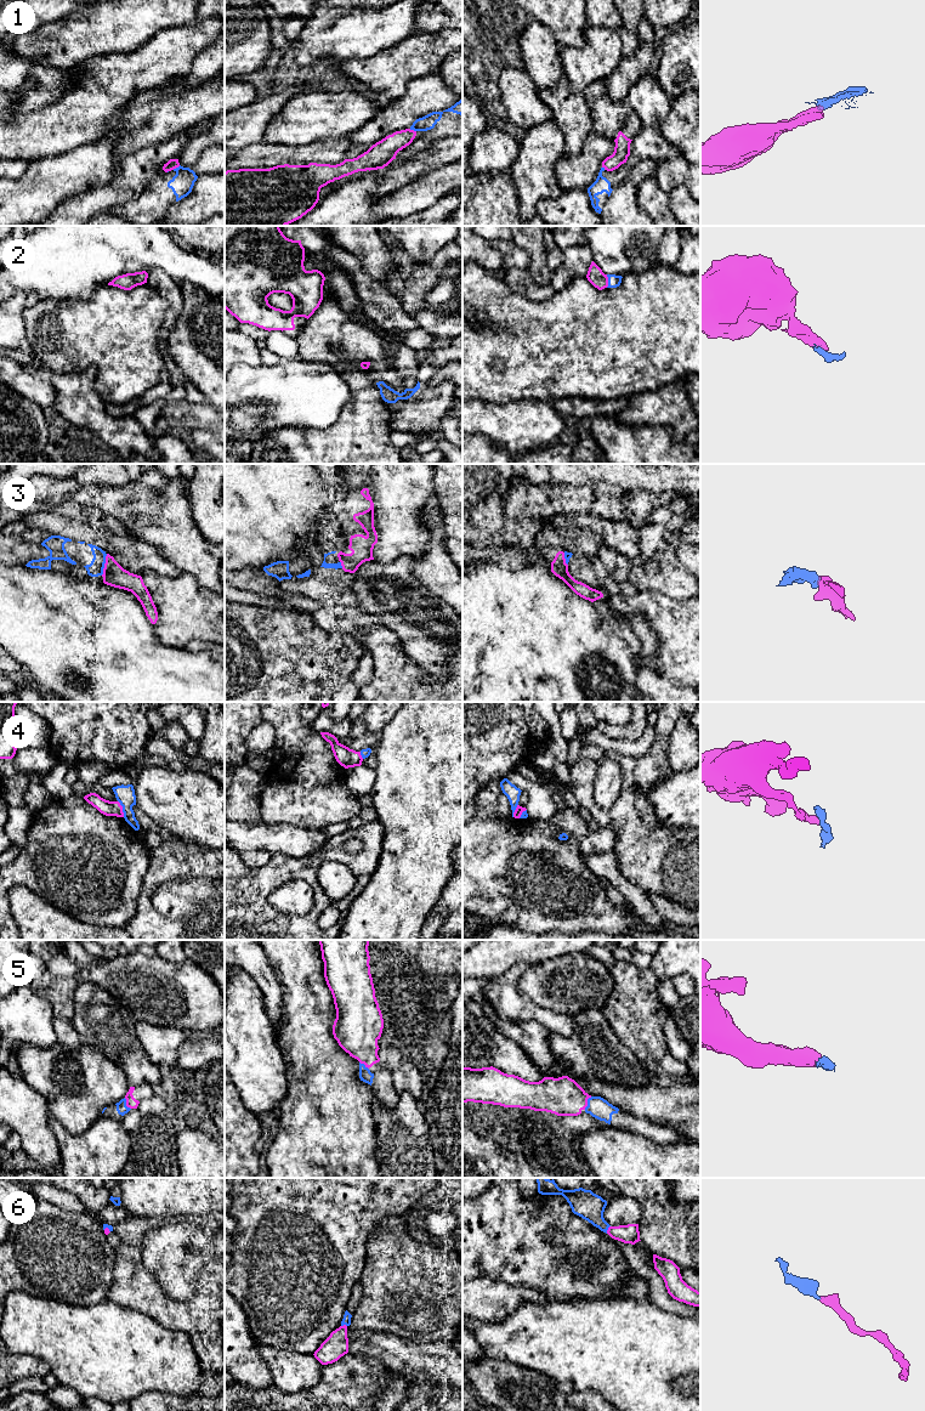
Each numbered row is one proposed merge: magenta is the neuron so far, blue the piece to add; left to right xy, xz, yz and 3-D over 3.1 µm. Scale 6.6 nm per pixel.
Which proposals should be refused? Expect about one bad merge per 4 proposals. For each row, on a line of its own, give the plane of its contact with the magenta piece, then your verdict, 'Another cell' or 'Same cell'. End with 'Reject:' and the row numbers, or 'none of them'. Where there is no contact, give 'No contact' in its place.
1: Touches magenta in xy. Another cell
2: Touches magenta in yz. Same cell
3: Touches magenta in xy. Another cell
4: Touches magenta in xy. Another cell
5: Touches magenta in yz. Same cell
6: Touches magenta in yz. Same cell
Reject: 1, 3, 4

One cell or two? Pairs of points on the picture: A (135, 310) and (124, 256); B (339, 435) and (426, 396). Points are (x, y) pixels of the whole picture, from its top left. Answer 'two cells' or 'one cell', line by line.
A: two cells
B: two cells

